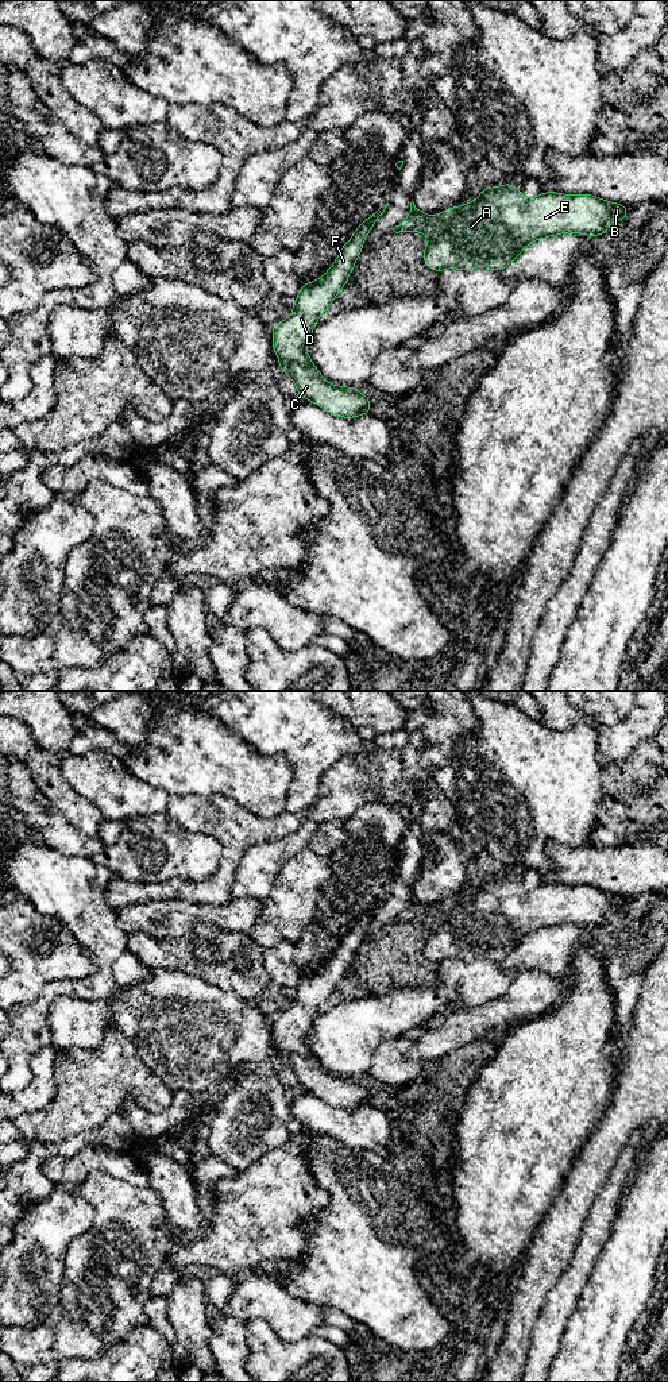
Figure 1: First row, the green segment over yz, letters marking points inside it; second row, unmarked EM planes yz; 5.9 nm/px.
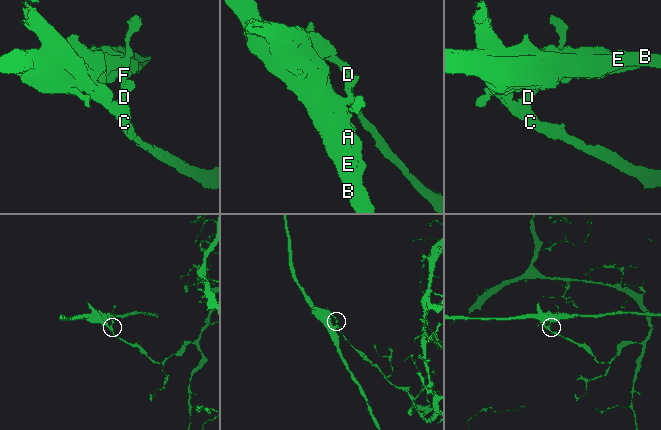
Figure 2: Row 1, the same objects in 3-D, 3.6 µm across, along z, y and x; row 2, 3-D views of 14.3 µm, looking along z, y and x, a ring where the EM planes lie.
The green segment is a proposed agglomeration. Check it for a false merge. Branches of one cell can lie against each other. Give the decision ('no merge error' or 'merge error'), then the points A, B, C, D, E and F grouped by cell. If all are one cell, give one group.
merge error | A B E / C D F

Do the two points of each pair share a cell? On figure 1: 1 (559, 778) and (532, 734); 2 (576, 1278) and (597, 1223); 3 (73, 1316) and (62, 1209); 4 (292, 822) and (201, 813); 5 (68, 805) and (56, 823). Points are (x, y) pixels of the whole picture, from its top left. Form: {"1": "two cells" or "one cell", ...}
{"1": "one cell", "2": "one cell", "3": "two cells", "4": "one cell", "5": "two cells"}

